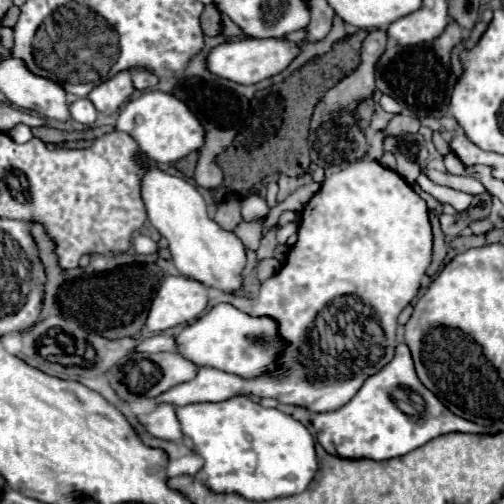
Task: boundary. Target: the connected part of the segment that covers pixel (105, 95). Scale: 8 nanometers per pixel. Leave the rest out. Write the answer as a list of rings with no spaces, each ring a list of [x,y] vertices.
[[[118,73],[118,77],[112,77],[110,81],[104,81],[102,85],[94,87],[88,95],[88,99],[94,103],[96,111],[102,115],[112,115],[120,109],[124,101],[130,99],[134,93],[130,73]]]

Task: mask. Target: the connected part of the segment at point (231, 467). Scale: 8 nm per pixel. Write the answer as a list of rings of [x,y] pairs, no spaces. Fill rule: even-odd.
[[[236,395],[220,403],[182,405],[176,407],[176,417],[182,425],[184,437],[192,441],[192,453],[196,453],[204,461],[200,475],[204,479],[204,485],[214,493],[236,493],[248,501],[272,501],[278,497],[292,497],[308,487],[318,469],[314,437],[310,441],[308,429],[294,417],[278,409],[266,409],[246,395]]]

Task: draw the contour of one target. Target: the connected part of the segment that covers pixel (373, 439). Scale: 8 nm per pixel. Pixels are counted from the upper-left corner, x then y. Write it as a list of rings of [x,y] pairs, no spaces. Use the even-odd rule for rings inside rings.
[[[400,343],[396,347],[396,355],[390,361],[390,365],[386,365],[386,369],[378,371],[374,377],[368,377],[364,381],[362,389],[342,409],[336,409],[334,413],[318,413],[318,415],[314,415],[312,425],[316,429],[318,443],[330,455],[344,457],[344,459],[374,459],[374,461],[386,461],[386,459],[392,459],[392,457],[402,457],[402,455],[422,447],[430,439],[446,435],[446,433],[482,433],[482,435],[500,433],[500,429],[482,427],[482,425],[466,421],[466,419],[454,415],[450,409],[446,409],[438,401],[438,397],[434,397],[434,393],[430,393],[418,381],[418,377],[414,373],[412,355],[410,355],[410,349],[408,349],[406,343]]]

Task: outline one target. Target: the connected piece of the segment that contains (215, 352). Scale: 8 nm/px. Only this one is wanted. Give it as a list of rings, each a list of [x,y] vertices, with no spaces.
[[[220,303],[212,307],[204,317],[184,327],[176,335],[176,347],[182,357],[198,367],[206,365],[240,377],[258,377],[258,373],[274,369],[274,353],[282,349],[282,341],[278,341],[276,329],[278,327],[274,321],[270,321],[270,317],[254,319],[232,305]]]

